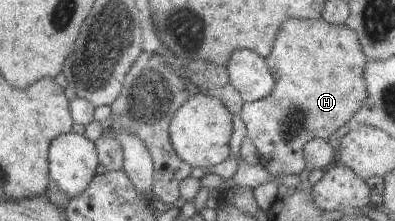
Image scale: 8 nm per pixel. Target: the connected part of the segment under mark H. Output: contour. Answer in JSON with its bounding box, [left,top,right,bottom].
[241,19,367,185]

